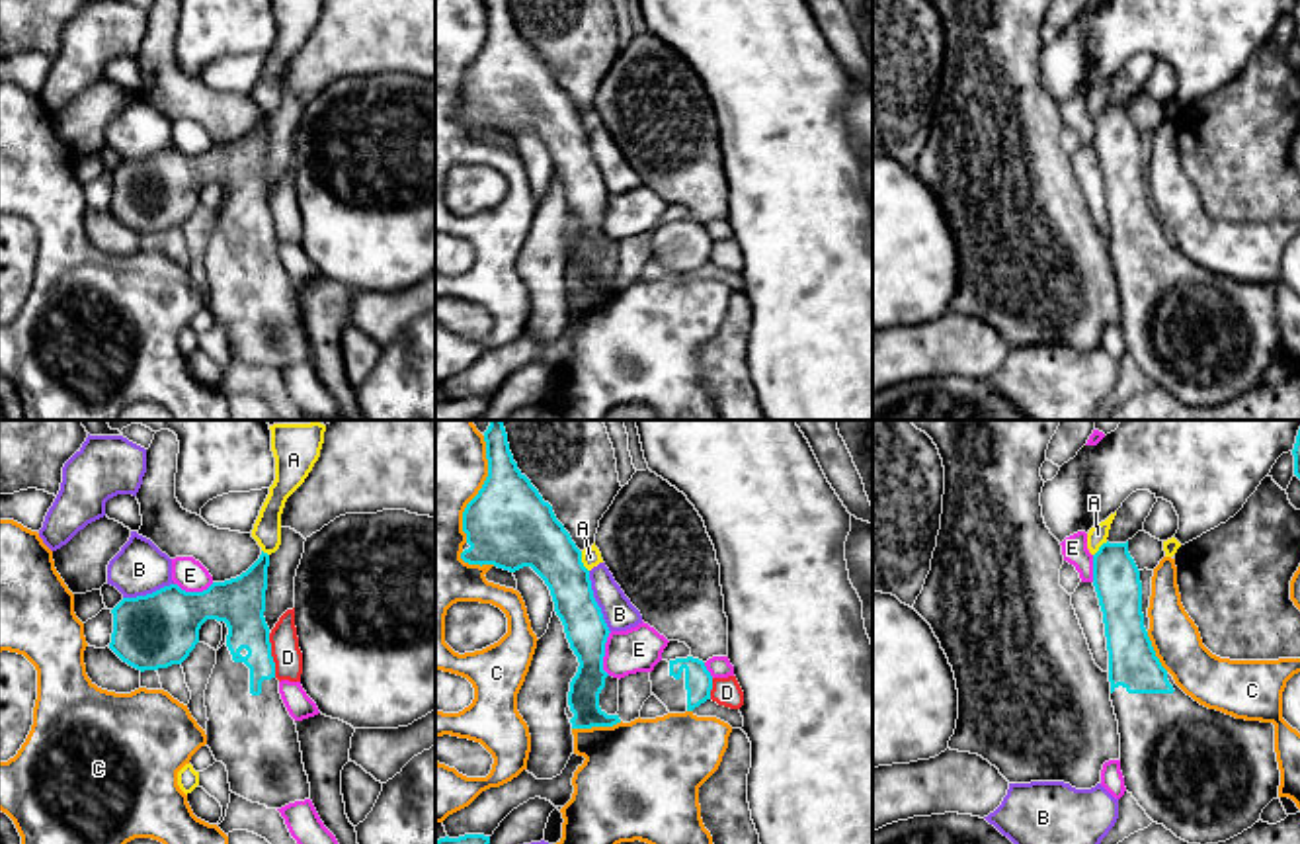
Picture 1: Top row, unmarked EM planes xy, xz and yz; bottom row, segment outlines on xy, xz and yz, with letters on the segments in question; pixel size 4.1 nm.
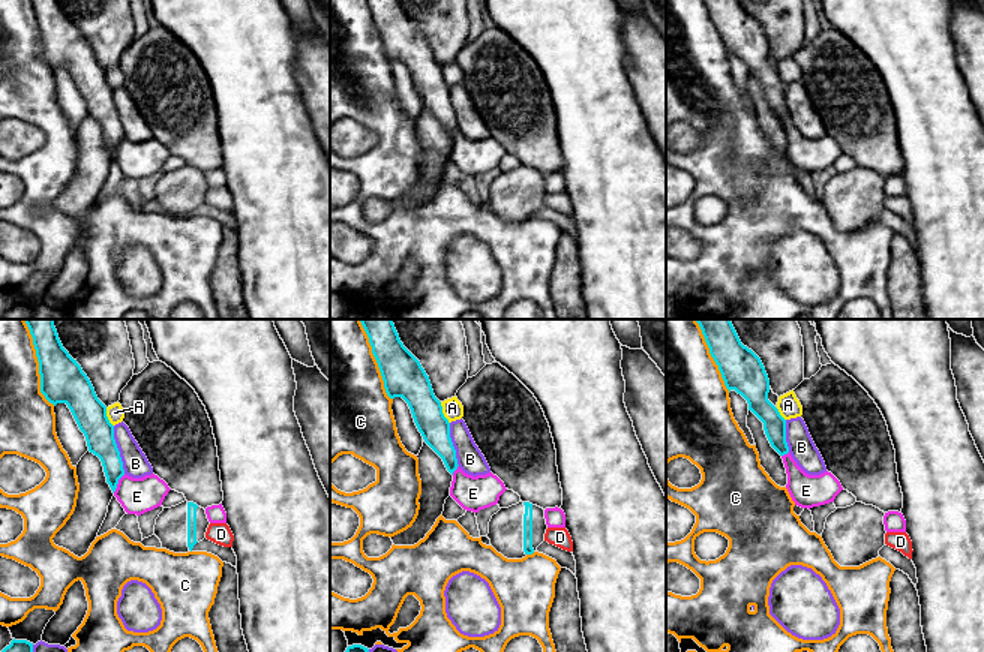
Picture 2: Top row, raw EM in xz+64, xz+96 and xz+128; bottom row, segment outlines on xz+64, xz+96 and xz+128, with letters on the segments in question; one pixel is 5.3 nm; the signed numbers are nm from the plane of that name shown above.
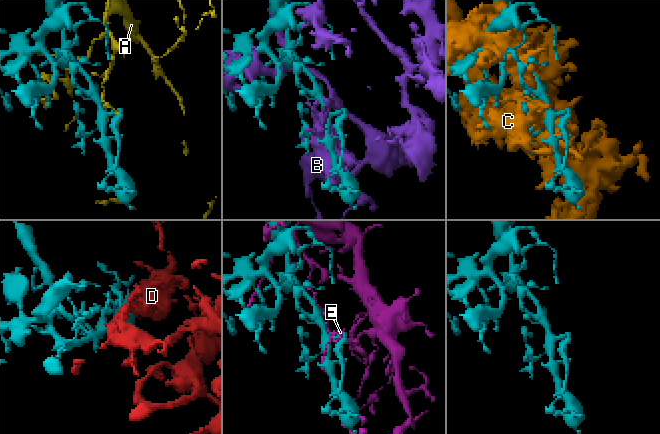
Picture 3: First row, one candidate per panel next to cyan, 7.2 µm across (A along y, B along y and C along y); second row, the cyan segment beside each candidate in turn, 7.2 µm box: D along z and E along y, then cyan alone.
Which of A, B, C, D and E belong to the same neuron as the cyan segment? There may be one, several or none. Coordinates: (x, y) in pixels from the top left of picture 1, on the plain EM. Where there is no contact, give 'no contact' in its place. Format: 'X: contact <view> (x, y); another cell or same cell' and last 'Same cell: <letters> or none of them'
A: contact xz (580, 124); another cell
B: contact xz (596, 165); another cell
C: contact xz (479, 53); another cell
D: contact xy (270, 217); another cell
E: contact xz (604, 215); another cell
Same cell: none of them

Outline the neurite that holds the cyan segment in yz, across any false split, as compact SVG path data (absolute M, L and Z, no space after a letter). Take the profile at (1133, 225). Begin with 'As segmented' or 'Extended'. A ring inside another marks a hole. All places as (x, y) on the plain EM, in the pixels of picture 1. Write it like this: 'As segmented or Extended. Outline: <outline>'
Extended. Outline: M1128 104L1099 109L1093 117L1093 148L1105 186L1126 354L1154 385L1189 406L1218 406L1251 391L1279 359L1275 287L1208 272L1175 246L1144 190L1140 133L1128 115Z

